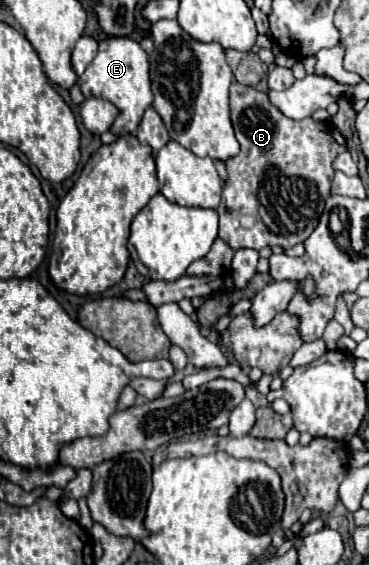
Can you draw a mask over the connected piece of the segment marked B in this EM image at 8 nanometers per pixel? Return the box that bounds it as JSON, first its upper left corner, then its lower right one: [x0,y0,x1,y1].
[218,80,346,250]

